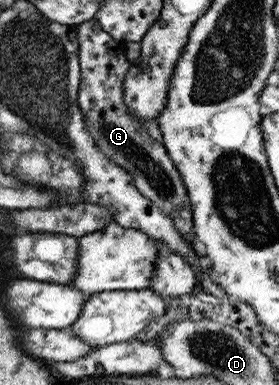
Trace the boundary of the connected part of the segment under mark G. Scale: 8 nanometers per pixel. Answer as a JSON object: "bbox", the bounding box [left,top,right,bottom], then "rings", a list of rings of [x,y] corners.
{"bbox":[76,18,187,220],"rings":[[[95,18],[83,22],[76,30],[81,71],[78,107],[85,116],[96,146],[108,160],[122,166],[134,179],[137,189],[173,220],[172,212],[184,204],[187,190],[180,177],[182,173],[174,167],[158,131],[153,129],[150,133],[150,128],[145,128],[143,122],[139,122],[139,118],[126,109],[123,80],[131,62],[127,60],[124,48],[102,30]]]}

